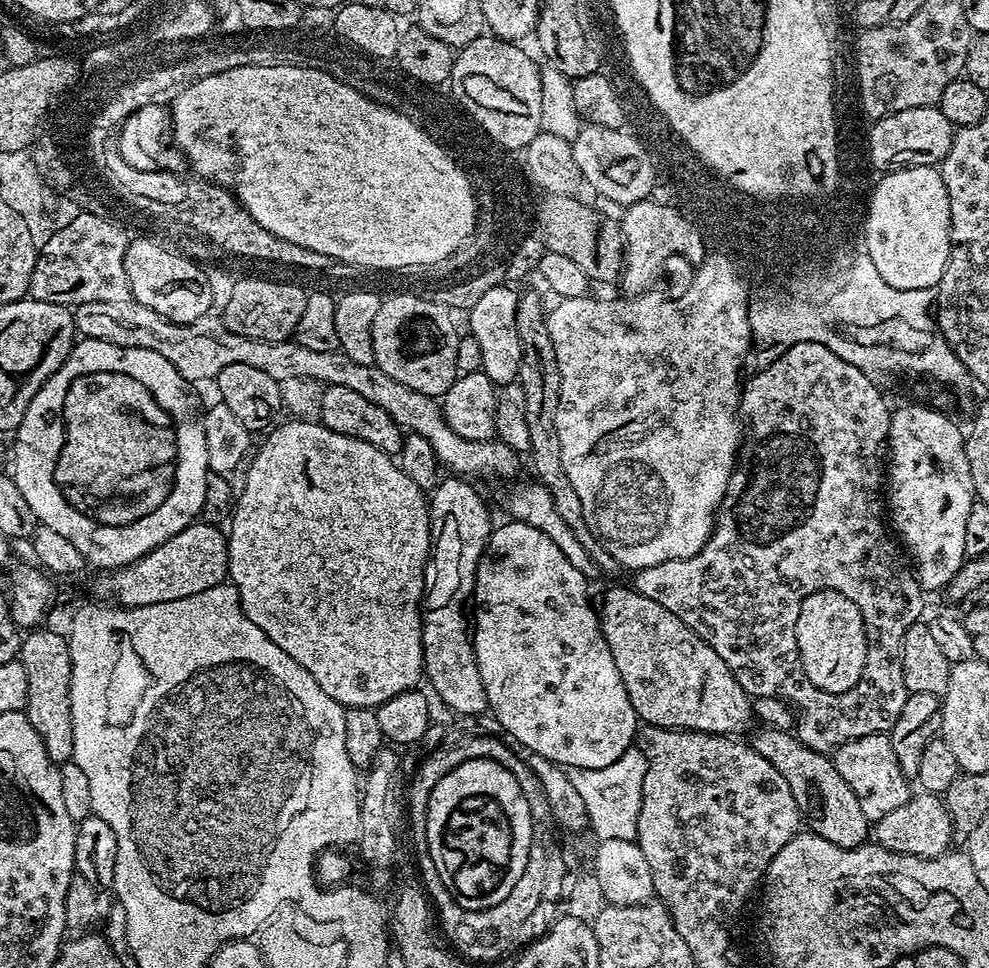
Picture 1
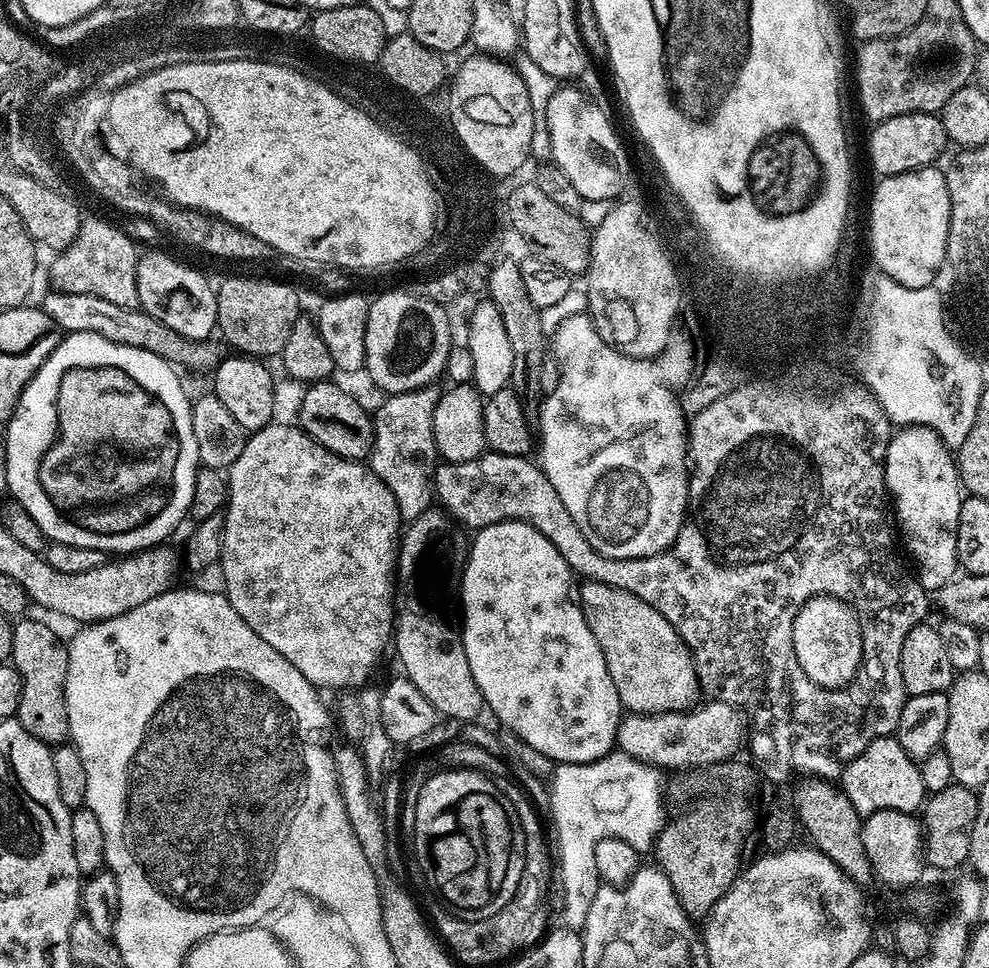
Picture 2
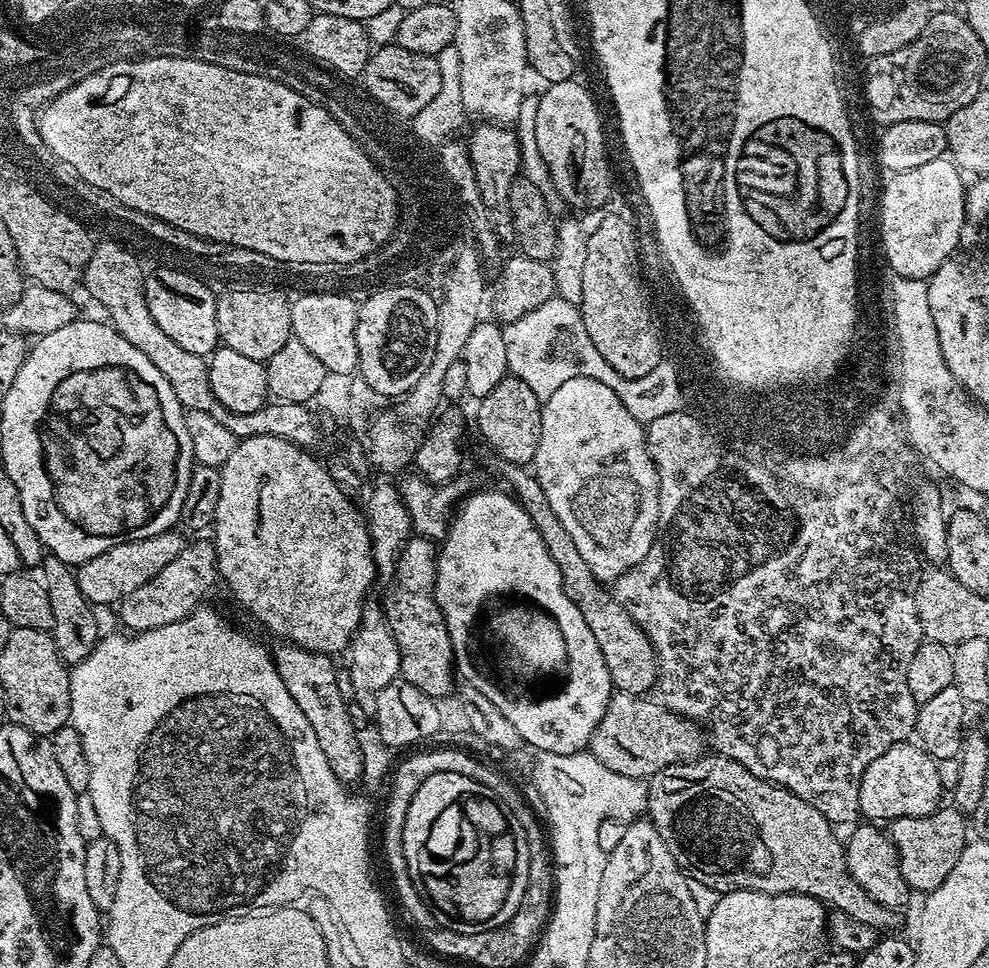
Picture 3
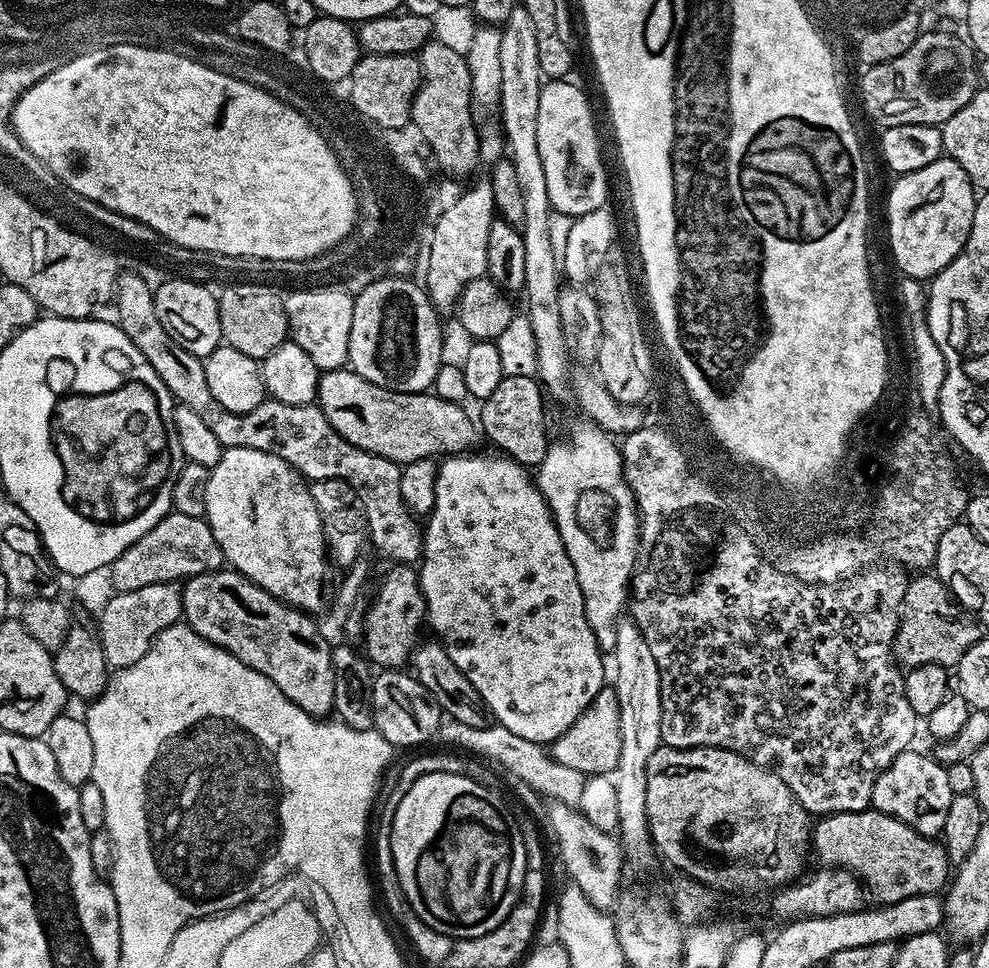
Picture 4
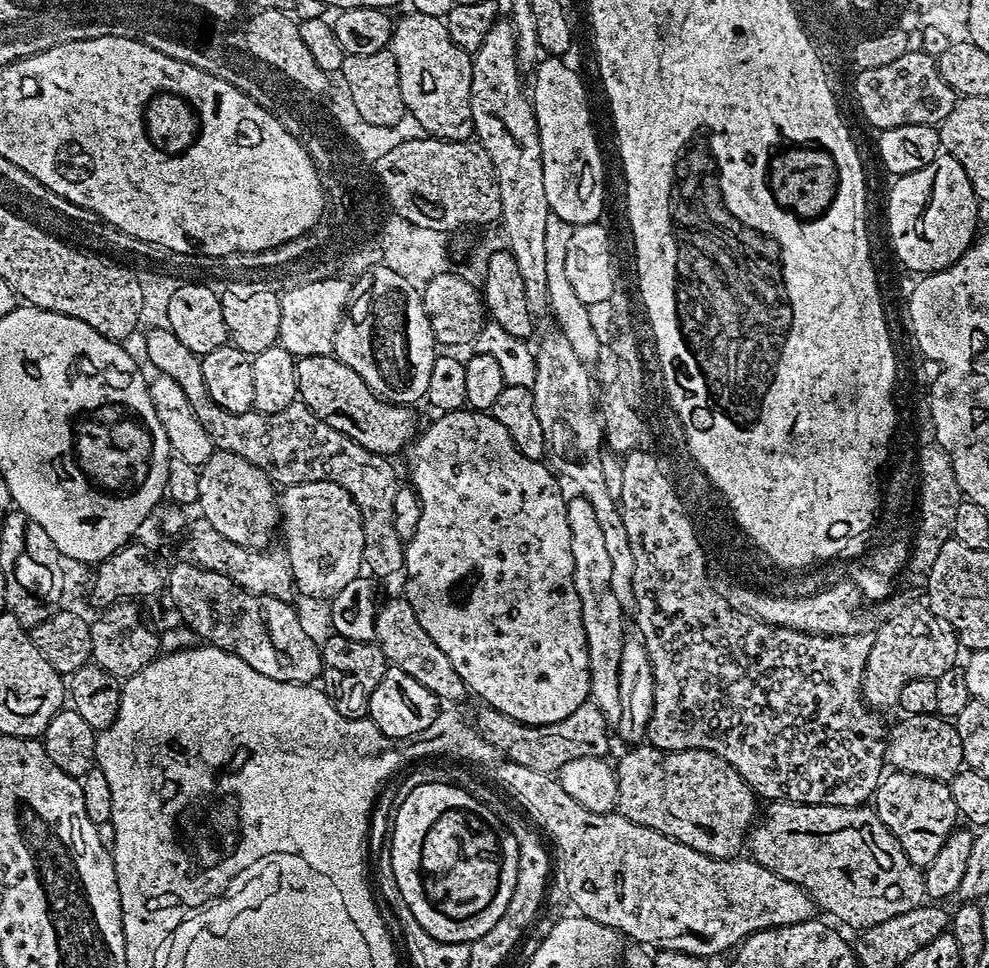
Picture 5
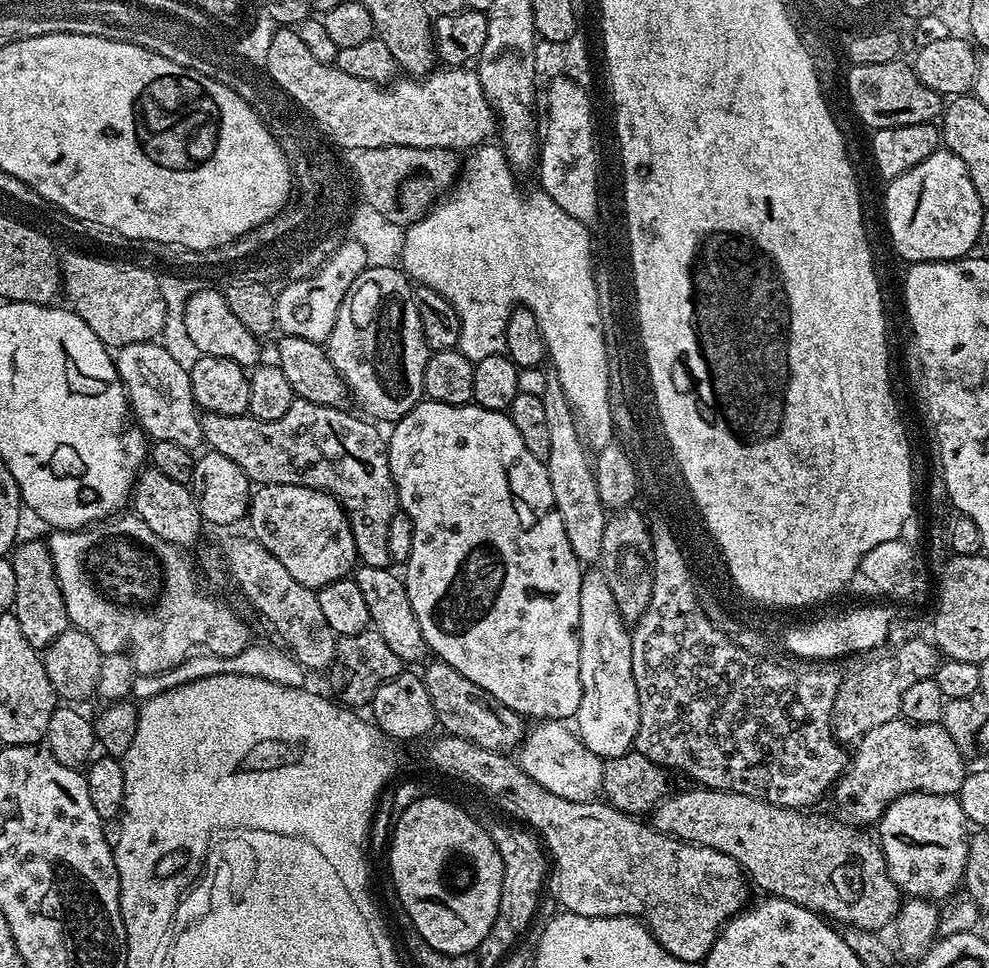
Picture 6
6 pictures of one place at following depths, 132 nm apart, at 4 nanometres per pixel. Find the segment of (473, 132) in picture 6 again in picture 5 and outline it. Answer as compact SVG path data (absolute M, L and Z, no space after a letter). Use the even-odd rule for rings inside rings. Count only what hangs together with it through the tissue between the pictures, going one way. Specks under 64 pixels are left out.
M262 8L253 11L247 17L247 23L242 28L243 47L254 58L262 58L262 62L270 62L274 70L286 74L290 82L294 82L299 88L309 94L317 94L327 86L330 80L329 73L324 72L314 62L310 55L310 49L302 42L300 25L289 13L282 10L270 10Z

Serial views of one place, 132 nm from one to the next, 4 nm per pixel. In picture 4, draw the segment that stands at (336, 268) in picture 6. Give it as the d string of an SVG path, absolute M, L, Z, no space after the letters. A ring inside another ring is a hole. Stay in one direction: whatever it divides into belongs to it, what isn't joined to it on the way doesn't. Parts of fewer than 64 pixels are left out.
M304 286L289 292L292 293L284 296L284 309L292 341L310 354L321 373L345 367L350 350L350 322L354 318L353 293L340 286Z

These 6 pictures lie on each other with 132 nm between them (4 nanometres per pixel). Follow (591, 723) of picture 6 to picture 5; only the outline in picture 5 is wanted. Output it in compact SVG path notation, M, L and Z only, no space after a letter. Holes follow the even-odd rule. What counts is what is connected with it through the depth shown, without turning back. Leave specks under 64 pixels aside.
M585 498L569 499L568 521L570 522L570 546L574 554L574 582L580 599L582 622L586 630L586 646L588 647L588 669L590 670L590 700L602 710L609 725L619 725L622 714L622 698L618 694L618 674L622 666L622 646L626 639L624 624L620 621L622 609L610 590L610 554L606 554L606 542L602 539L602 530L598 526L598 518L590 502Z

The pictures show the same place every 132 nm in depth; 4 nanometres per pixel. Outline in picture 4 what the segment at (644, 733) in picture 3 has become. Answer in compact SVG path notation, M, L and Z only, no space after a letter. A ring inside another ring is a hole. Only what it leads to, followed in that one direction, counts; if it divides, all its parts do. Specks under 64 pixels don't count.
M615 687L601 688L588 709L574 722L574 726L552 741L550 751L553 758L564 766L570 766L588 776L615 773L620 761L620 703Z

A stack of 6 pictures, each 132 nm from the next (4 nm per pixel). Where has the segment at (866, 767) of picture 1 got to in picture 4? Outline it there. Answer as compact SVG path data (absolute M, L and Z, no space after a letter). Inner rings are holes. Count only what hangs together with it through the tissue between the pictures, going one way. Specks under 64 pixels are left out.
M917 750L898 754L890 766L880 771L874 782L871 807L875 811L906 822L918 834L939 837L946 826L946 813L950 810L953 794L946 778L947 767L931 755L923 756Z

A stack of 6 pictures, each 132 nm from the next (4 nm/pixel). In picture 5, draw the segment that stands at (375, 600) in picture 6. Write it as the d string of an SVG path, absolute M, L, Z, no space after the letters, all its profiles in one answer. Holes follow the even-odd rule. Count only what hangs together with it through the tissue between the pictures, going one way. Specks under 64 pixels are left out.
M388 600L377 607L374 640L391 667L410 674L414 682L422 682L422 686L426 686L426 690L430 690L437 701L460 700L469 695L467 686L462 682L458 670L454 670L450 658L446 658L446 654L442 654L438 647L438 642L434 642L434 638L430 638L430 634L422 630L422 622L418 622L408 600Z

